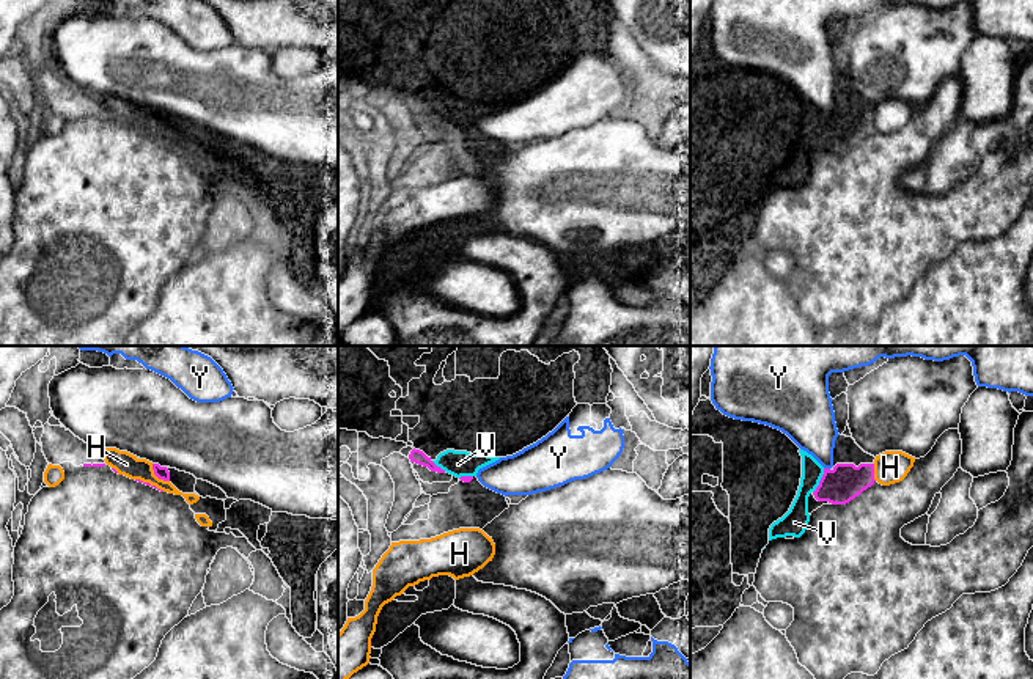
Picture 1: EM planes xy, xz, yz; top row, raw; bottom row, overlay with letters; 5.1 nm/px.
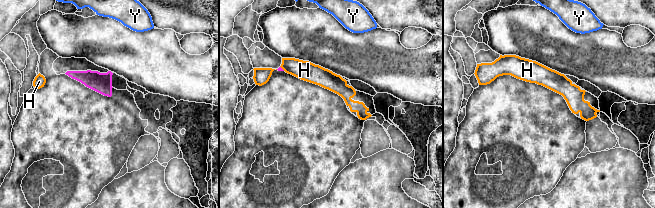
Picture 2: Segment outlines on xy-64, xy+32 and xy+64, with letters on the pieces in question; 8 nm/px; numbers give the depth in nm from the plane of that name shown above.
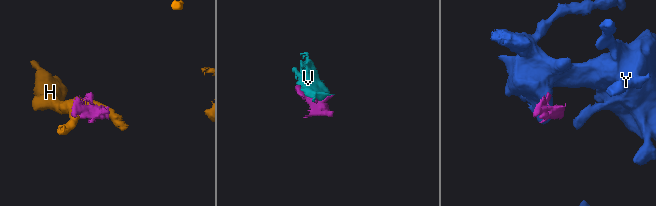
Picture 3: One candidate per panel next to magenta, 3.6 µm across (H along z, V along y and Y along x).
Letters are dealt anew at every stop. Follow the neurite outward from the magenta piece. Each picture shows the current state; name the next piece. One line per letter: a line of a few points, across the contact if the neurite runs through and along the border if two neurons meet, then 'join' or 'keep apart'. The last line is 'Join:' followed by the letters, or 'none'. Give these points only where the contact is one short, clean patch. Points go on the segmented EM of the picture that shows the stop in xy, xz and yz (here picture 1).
H: keep apart
V: join
Y: keep apart
Join: V

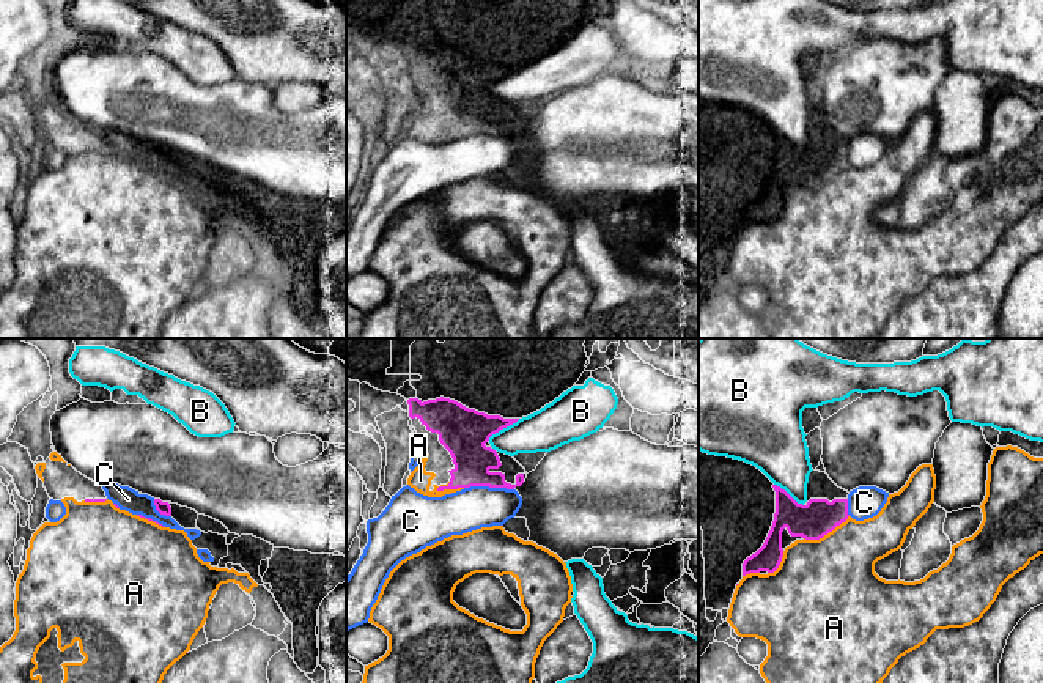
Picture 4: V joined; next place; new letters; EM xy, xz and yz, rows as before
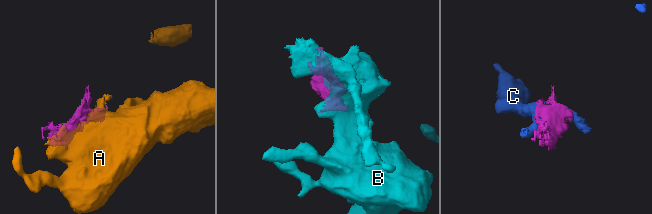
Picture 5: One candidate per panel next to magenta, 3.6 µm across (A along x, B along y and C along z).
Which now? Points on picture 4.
A: keep apart
B: keep apart
C: keep apart
Join: none

